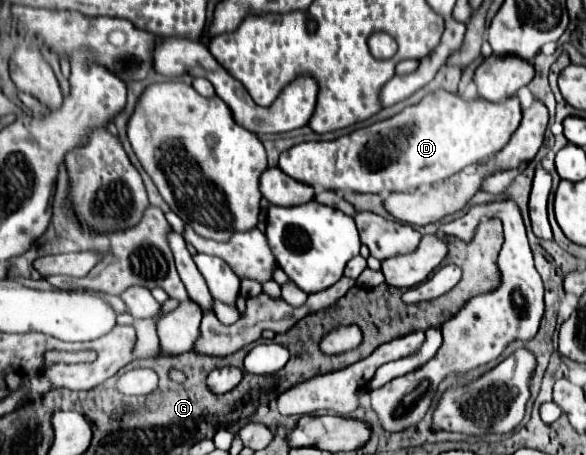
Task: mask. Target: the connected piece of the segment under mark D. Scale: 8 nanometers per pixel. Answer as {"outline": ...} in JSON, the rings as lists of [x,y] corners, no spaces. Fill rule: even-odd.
{"outline":[[[439,89],[425,95],[417,105],[373,123],[371,129],[357,129],[335,141],[299,143],[281,153],[279,169],[311,187],[357,193],[407,193],[421,185],[439,183],[451,173],[495,155],[509,143],[519,123],[521,107],[517,97],[509,97],[505,103],[489,103],[485,99],[465,101],[455,93]],[[367,147],[371,147],[371,159],[363,157]]]}

